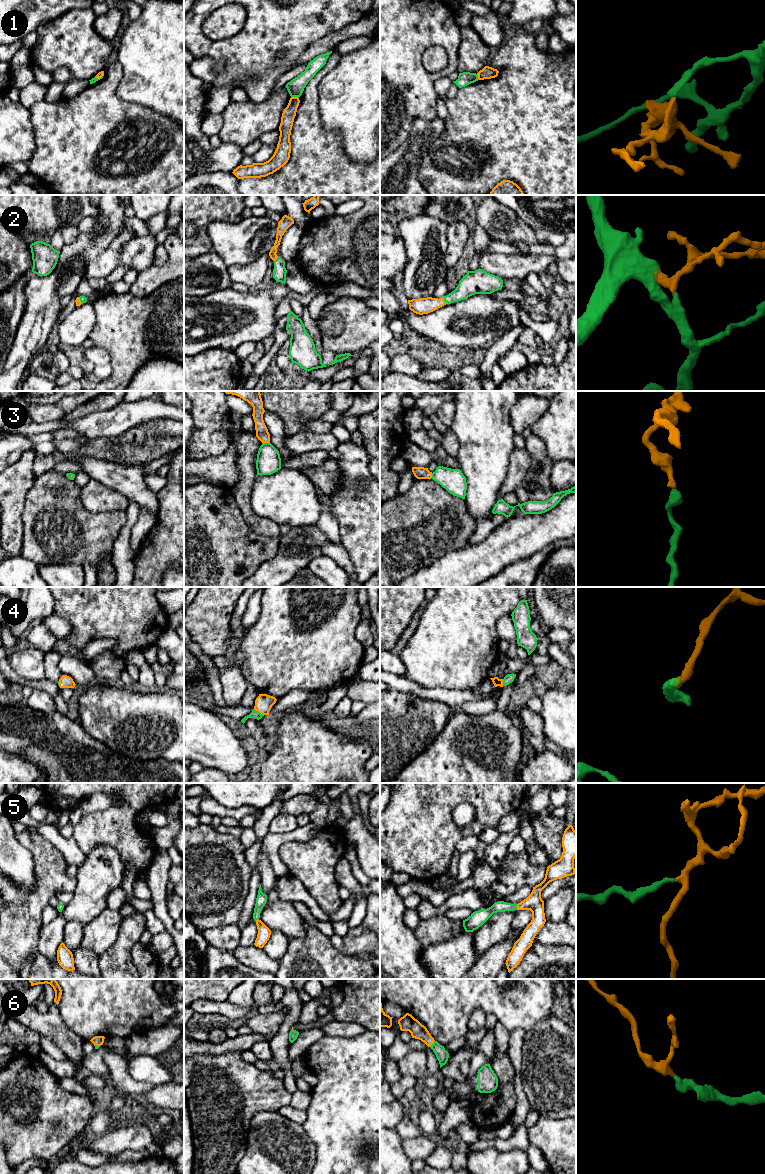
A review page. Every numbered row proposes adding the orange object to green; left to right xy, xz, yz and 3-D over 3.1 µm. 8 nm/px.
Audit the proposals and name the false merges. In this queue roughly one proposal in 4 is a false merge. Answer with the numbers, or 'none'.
1

